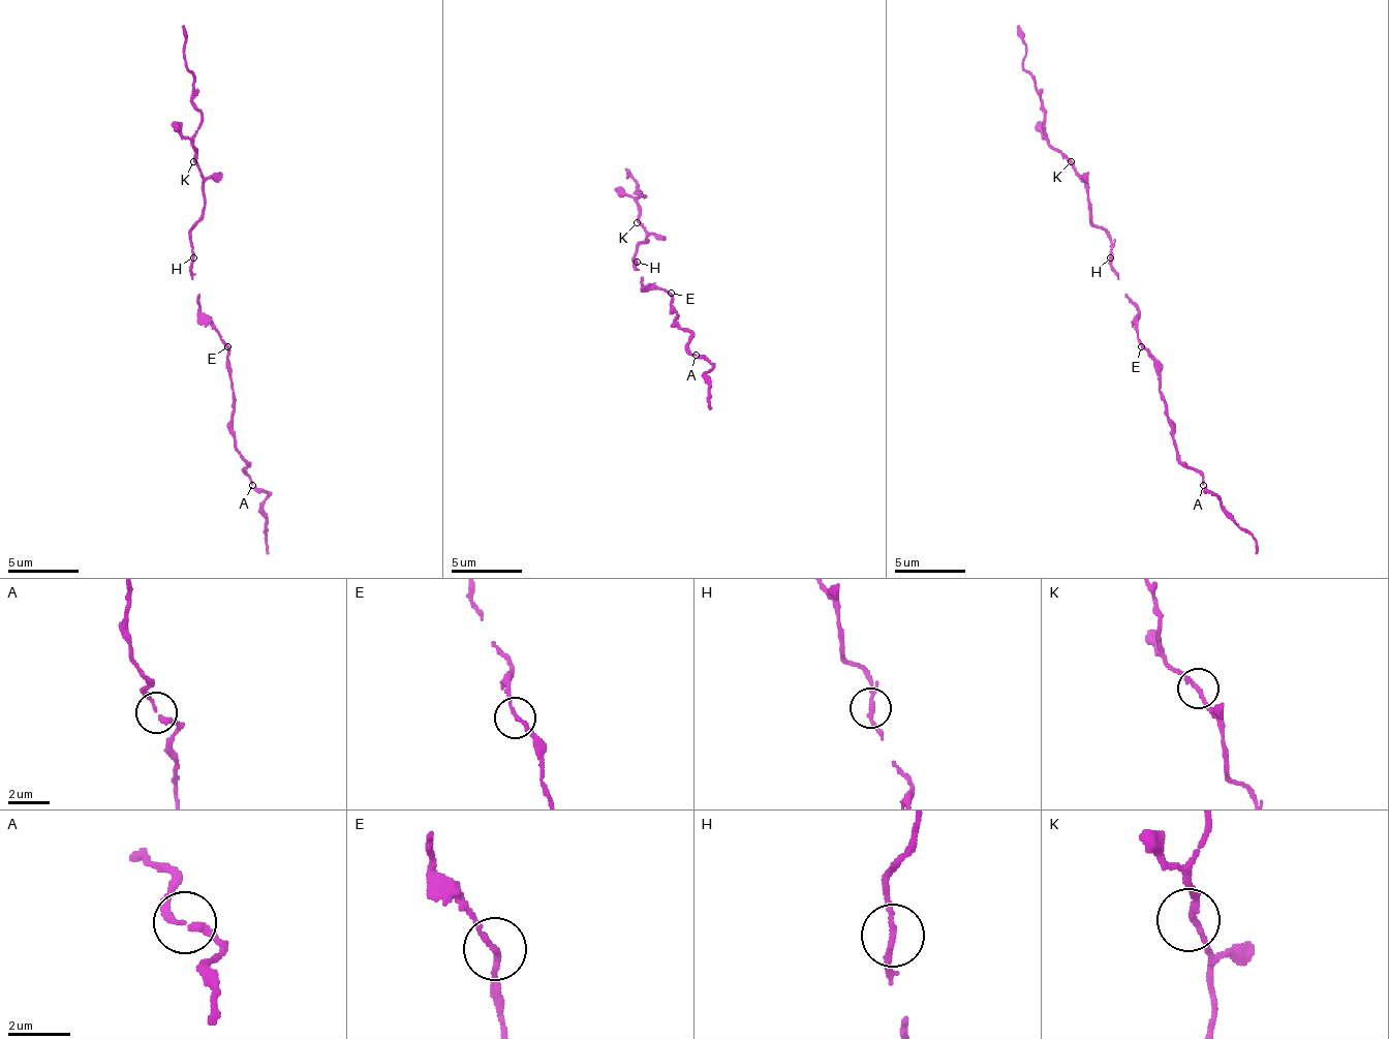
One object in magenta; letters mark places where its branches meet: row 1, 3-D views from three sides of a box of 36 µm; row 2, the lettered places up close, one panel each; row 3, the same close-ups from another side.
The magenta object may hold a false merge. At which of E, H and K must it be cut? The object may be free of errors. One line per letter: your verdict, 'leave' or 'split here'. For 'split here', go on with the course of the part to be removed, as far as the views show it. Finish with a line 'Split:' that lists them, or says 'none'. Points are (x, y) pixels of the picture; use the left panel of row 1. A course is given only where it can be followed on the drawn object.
E: leave
H: leave
K: leave
Split: none

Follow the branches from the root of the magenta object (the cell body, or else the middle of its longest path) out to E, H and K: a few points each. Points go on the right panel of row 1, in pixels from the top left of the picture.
E: (1124, 296), (1135, 307), (1135, 328), (1142, 345)
H: (1124, 296), (1110, 257)
K: (1124, 296), (1117, 271), (1110, 265), (1110, 236), (1092, 221), (1088, 183), (1071, 161)

